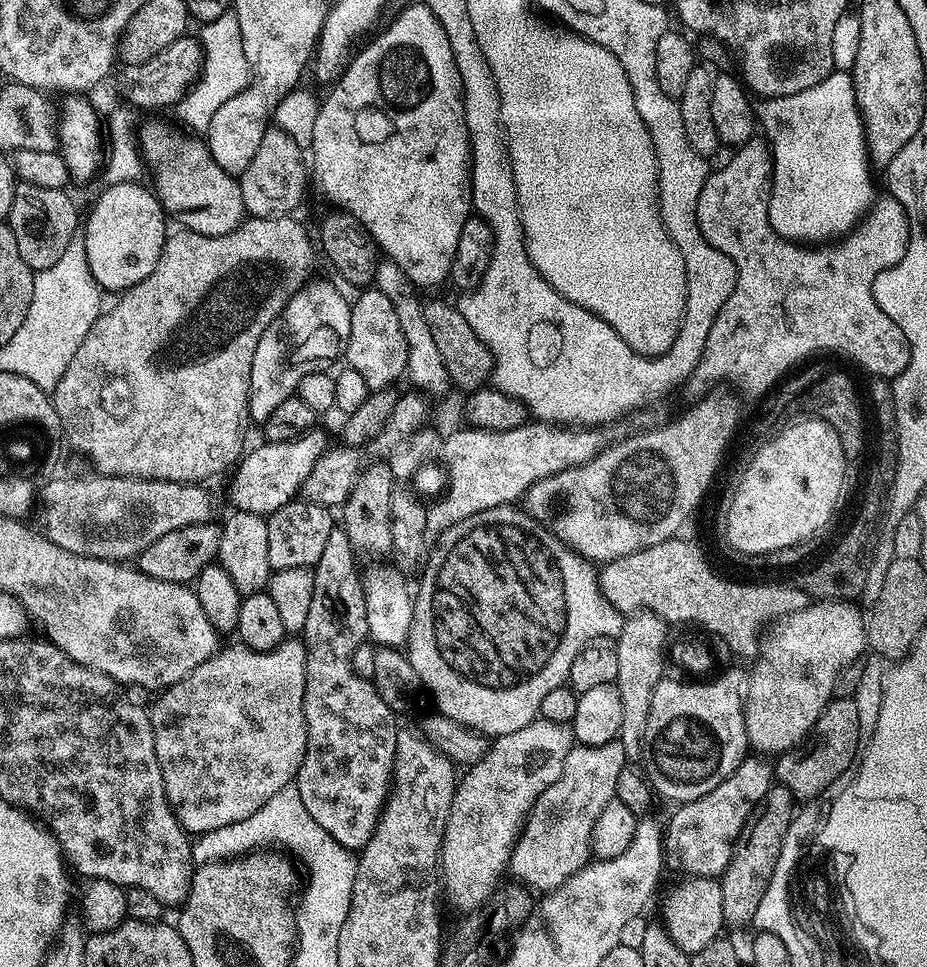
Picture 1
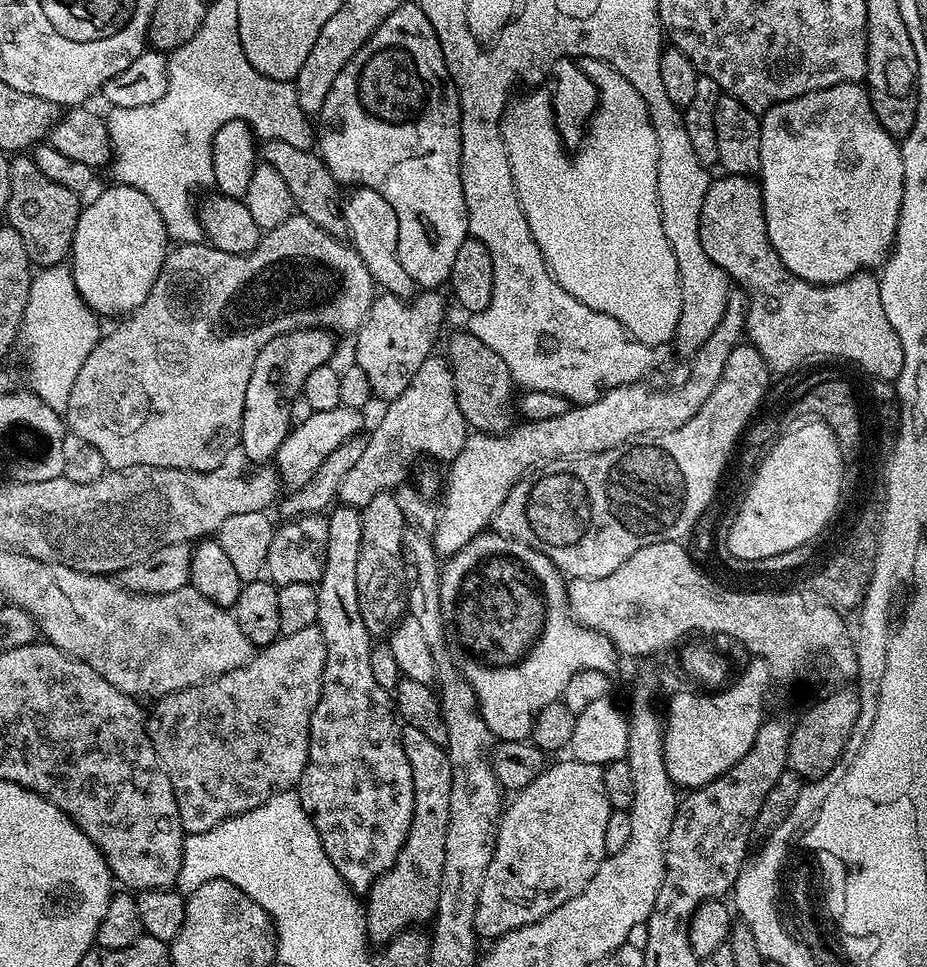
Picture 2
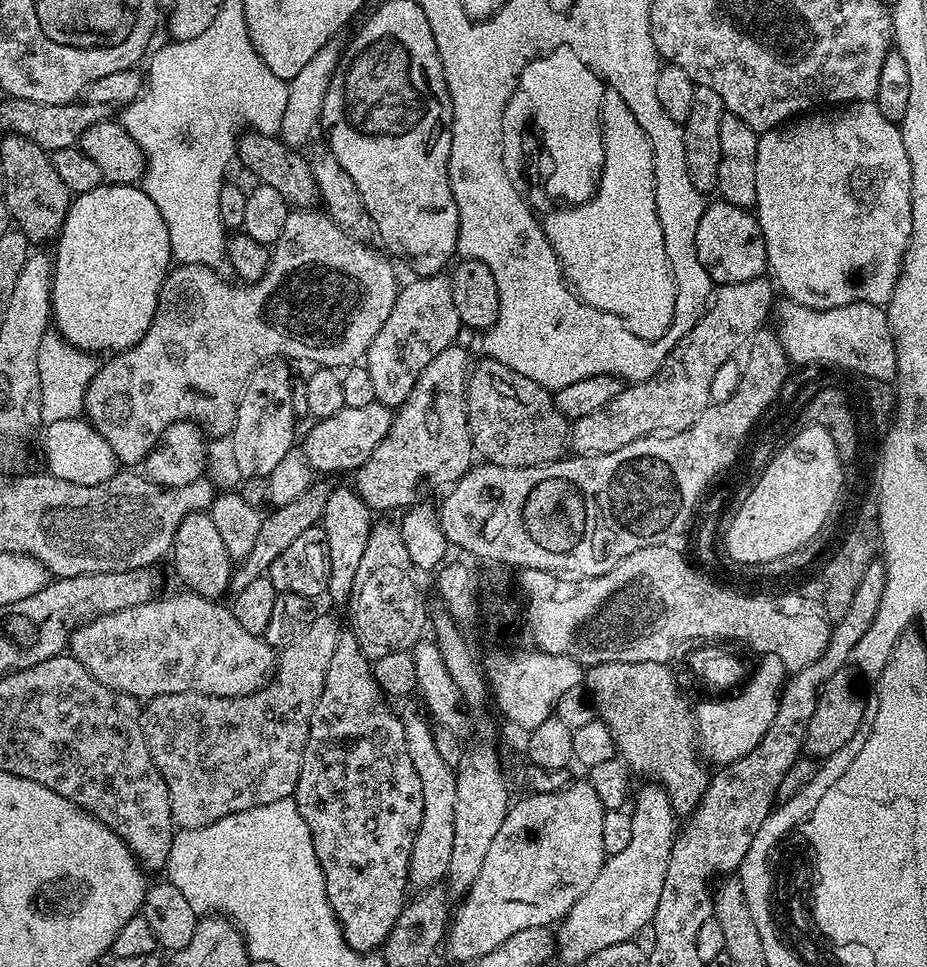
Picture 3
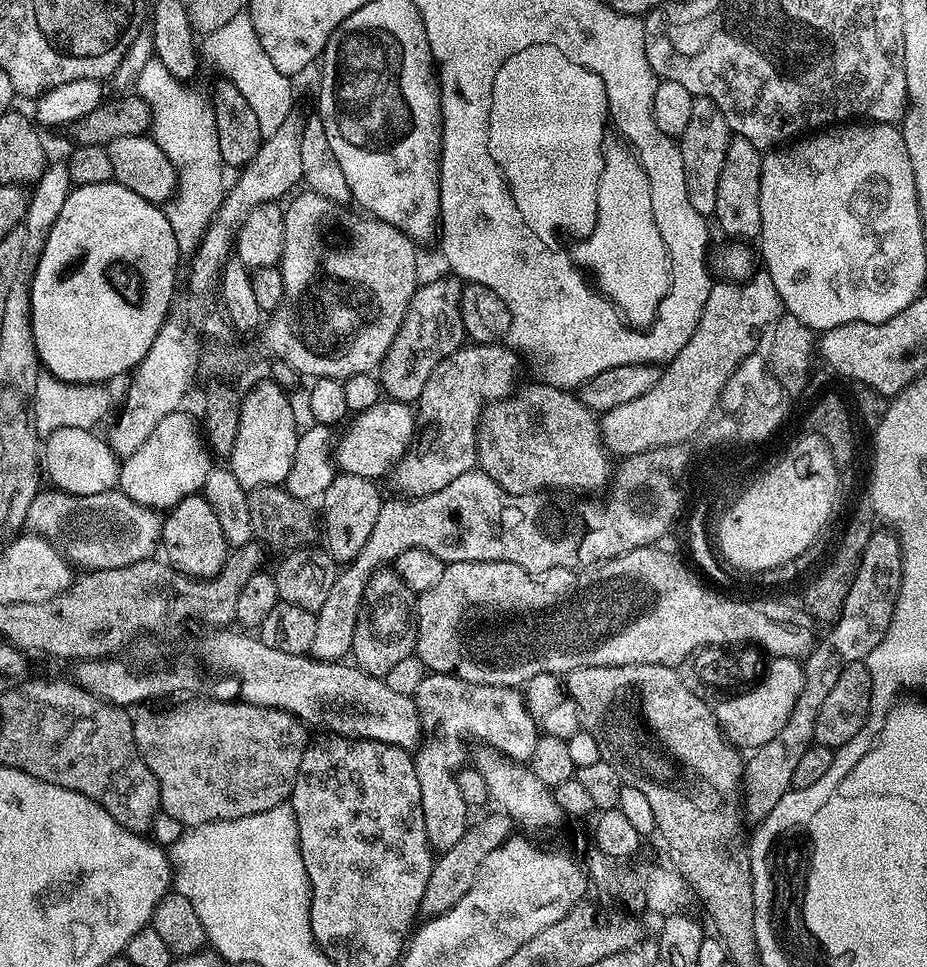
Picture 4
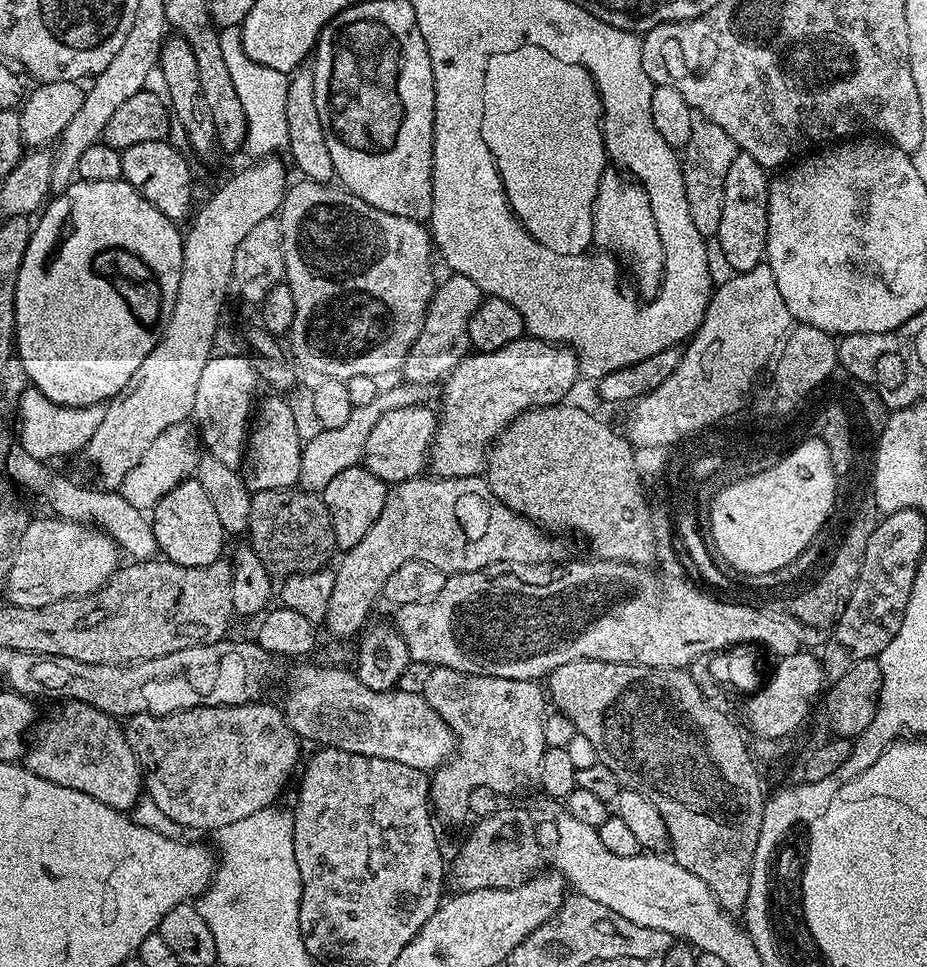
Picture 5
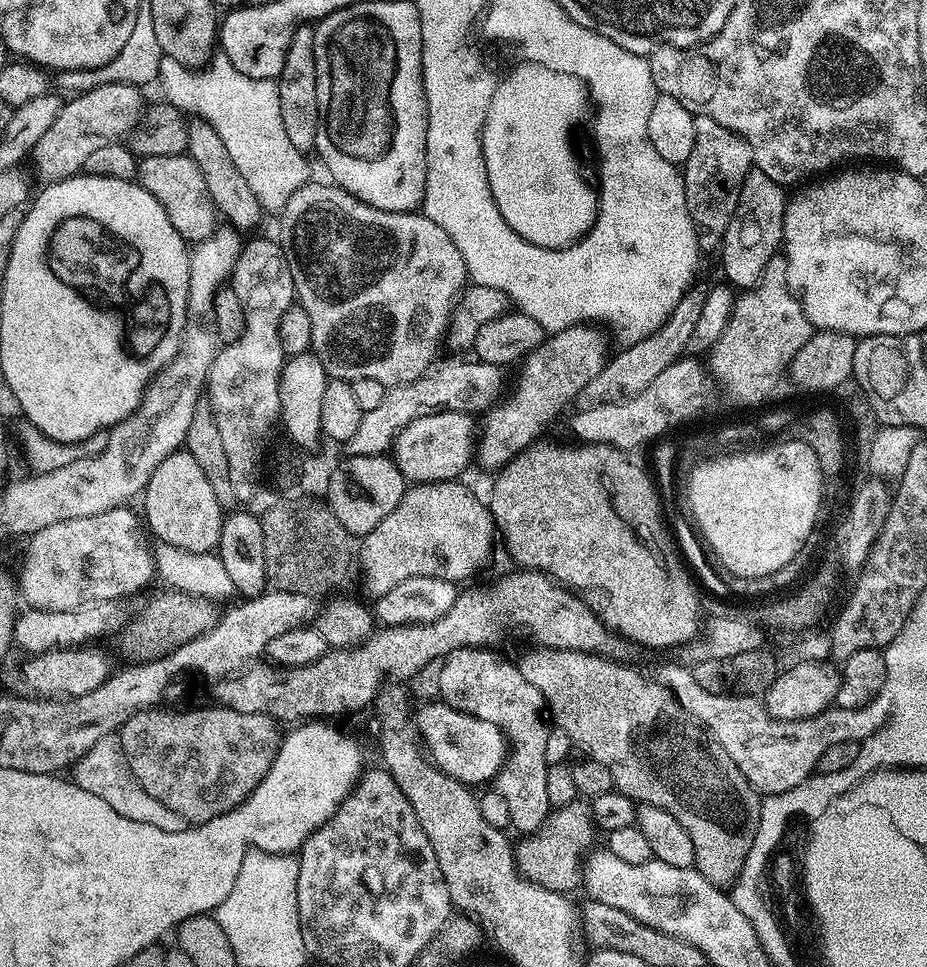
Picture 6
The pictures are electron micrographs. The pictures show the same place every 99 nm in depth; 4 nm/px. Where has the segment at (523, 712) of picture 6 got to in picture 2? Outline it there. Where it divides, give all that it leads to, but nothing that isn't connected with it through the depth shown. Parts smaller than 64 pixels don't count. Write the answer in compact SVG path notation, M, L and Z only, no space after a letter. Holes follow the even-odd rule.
M401 727L400 737L410 762L414 778L414 818L410 830L394 866L378 877L368 889L366 899L367 939L376 946L383 946L393 940L397 934L413 926L424 926L435 917L438 906L438 890L442 882L442 866L446 862L446 830L450 822L450 762L448 753L443 747L435 745L426 738L422 731Z

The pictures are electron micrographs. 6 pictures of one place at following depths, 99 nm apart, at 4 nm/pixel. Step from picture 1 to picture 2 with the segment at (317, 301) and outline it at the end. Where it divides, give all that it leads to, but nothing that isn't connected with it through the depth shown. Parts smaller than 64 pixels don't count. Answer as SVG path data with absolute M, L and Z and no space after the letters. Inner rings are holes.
M297 330L275 336L262 346L258 358L254 358L254 370L250 370L250 383L246 385L238 448L256 466L267 465L292 431L292 402L304 391L306 374L310 374L312 368L329 363L332 339L333 333L328 330Z

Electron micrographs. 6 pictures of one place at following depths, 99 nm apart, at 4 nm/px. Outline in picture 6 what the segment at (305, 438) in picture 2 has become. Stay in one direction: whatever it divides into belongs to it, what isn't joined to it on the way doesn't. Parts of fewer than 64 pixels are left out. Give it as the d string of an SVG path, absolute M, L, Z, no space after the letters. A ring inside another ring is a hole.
M435 412L429 416L418 418L401 429L393 440L390 455L395 460L398 470L404 475L405 481L417 484L433 484L439 480L456 480L464 472L468 459L474 456L473 417L467 412Z

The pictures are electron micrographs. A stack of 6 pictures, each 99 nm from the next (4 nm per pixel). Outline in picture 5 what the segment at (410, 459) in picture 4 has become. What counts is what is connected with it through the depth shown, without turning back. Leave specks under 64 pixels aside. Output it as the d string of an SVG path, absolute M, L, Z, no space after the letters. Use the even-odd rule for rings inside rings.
M521 338L510 342L510 346L502 346L502 350L490 350L489 352L473 351L471 354L464 357L462 362L458 362L458 366L449 376L443 381L442 389L444 393L440 396L440 408L438 407L438 419L436 422L436 433L432 439L432 450L430 453L430 468L433 468L437 477L443 478L446 476L479 476L485 471L489 451L496 439L511 420L521 416L523 412L530 408L545 408L551 404L561 403L565 399L564 396L572 387L575 386L576 380L580 376L580 364L576 361L576 354L567 346L557 346L548 340L538 340L535 338Z

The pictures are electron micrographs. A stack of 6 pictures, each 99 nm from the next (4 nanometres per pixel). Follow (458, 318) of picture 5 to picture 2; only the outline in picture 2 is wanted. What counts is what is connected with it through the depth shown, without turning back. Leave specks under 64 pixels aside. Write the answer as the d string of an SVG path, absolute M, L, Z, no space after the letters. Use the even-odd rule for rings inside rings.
M424 290L407 301L384 292L372 301L362 326L354 333L356 356L354 363L360 367L370 381L370 390L377 401L391 402L410 386L418 366L433 355L436 335L444 320L444 300L436 290Z

